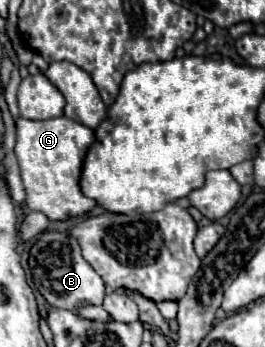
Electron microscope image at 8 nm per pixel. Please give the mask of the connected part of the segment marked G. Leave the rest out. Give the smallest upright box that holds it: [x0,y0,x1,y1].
[16,116,96,220]

